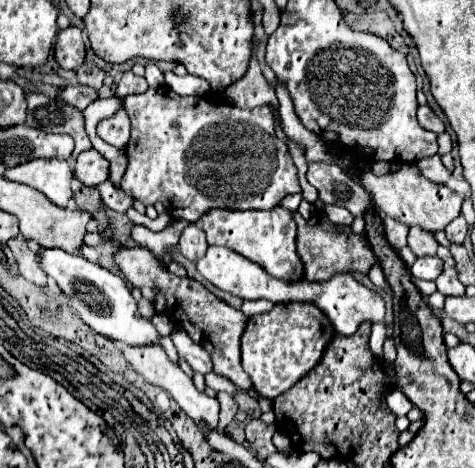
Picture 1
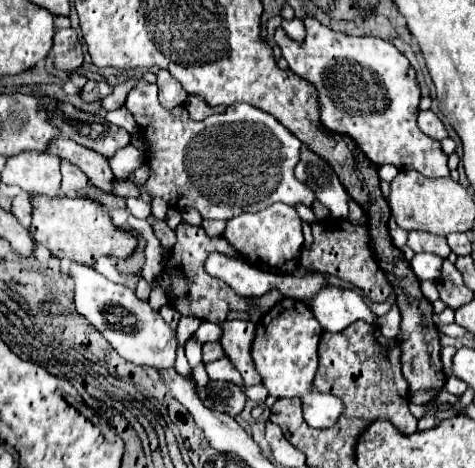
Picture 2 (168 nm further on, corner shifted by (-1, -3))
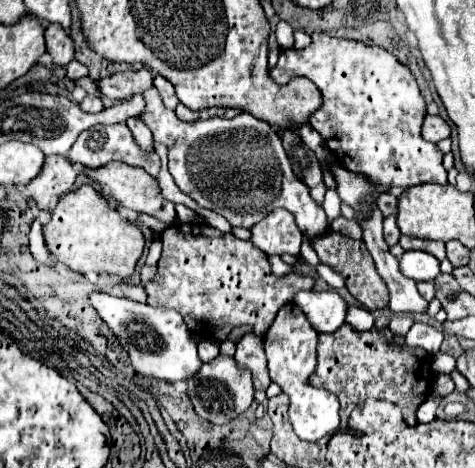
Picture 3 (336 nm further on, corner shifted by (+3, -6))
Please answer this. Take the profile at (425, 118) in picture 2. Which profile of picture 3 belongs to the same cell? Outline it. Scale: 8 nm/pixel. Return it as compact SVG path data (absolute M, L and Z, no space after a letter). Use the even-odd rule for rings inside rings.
M426 116L422 126L422 136L428 142L440 142L444 138L450 138L450 126L440 116Z

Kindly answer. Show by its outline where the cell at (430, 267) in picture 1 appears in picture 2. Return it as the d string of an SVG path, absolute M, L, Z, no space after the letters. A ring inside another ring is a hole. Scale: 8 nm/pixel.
M416 253L414 259L410 261L414 275L420 281L428 281L428 279L438 279L440 277L440 267L442 267L442 259L438 255L432 253Z

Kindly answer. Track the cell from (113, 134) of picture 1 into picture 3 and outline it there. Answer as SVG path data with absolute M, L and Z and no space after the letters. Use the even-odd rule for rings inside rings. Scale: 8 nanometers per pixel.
M96 124L96 126L88 128L74 142L72 154L70 154L70 162L72 164L80 164L80 166L92 168L92 170L94 168L102 168L102 166L106 166L112 160L122 162L122 164L128 164L128 166L144 168L148 174L158 174L158 170L160 170L160 158L156 156L156 152L148 154L146 150L140 150L140 146L136 144L136 140L134 140L134 136L132 136L132 132L128 130L126 124L112 124L112 126Z

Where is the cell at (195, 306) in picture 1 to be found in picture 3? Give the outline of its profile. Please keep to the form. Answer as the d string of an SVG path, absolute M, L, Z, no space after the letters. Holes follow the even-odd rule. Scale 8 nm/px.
M246 334L238 344L236 344L236 354L234 354L238 366L244 366L252 372L254 376L254 388L256 390L266 390L270 386L270 376L266 368L266 354L264 354L264 344L262 338L256 334Z

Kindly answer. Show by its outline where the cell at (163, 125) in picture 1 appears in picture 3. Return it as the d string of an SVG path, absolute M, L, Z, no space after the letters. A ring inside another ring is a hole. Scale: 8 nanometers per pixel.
M156 88L146 90L144 98L146 98L146 112L140 116L140 120L144 120L146 126L152 130L154 140L166 144L168 170L170 170L174 182L178 184L178 188L184 194L188 194L192 200L196 200L196 204L200 208L212 210L212 212L224 216L232 226L240 226L240 228L248 228L248 230L254 224L258 224L262 218L266 218L272 210L286 208L292 214L296 214L296 224L298 224L300 232L308 238L310 244L314 238L330 232L330 222L326 218L324 208L310 198L308 186L304 186L304 182L300 182L300 178L292 172L292 166L282 148L282 142L280 142L276 130L268 122L252 118L252 114L248 114L248 112L242 112L230 120L224 116L214 116L208 120L182 122L174 114L174 110L164 106L160 92Z

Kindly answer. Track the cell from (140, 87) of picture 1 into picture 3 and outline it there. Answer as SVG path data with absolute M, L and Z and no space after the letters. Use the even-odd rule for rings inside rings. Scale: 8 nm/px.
M86 96L86 98L80 102L80 108L82 108L84 112L100 112L100 110L104 110L102 100L100 100L98 96Z

